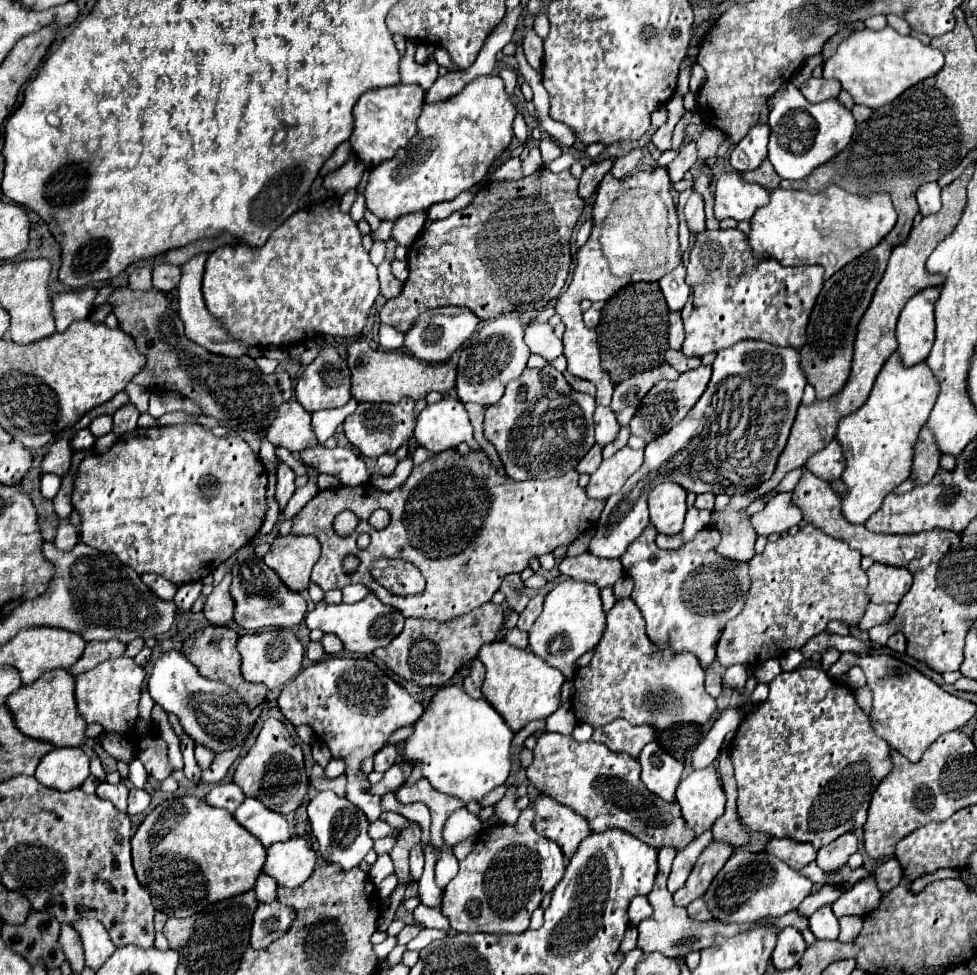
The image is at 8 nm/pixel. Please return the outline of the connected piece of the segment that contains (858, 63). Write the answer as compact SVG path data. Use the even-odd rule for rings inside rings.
M887 25L879 31L865 27L841 41L837 51L823 63L823 77L837 79L855 103L879 109L897 99L905 89L939 73L941 67L943 53L931 47L929 36L915 31L910 35L899 35Z

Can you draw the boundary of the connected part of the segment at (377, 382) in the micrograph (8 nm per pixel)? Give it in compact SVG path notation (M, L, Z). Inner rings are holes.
M353 341L347 345L347 365L351 371L351 393L355 401L361 403L397 403L403 397L411 397L413 401L425 399L427 393L437 391L437 393L447 393L449 389L455 387L455 367L441 363L441 365L431 365L423 363L417 357L411 357L403 351L383 351L383 349L371 349L365 341Z

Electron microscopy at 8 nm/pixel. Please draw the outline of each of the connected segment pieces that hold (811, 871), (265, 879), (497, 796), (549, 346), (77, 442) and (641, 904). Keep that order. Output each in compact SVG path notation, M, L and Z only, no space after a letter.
M811 863L811 865L805 865L799 873L803 873L805 877L809 877L813 883L817 883L817 885L823 885L825 883L825 875L823 875L823 871L817 867L817 863Z
M261 875L259 879L257 879L257 883L255 883L255 893L257 893L257 899L261 901L261 903L271 903L271 901L275 901L275 897L277 897L277 881L273 879L273 877L269 877L269 875Z
M501 785L497 788L495 788L493 791L488 793L479 803L482 808L495 805L498 803L505 795L506 791L508 789L508 786Z
M529 323L525 327L525 343L531 349L531 353L537 353L547 361L557 359L563 353L563 343L561 339L557 339L549 323Z
M83 429L83 431L79 431L79 433L75 435L71 449L73 449L73 451L85 451L85 449L91 449L91 447L95 445L95 441L97 441L97 437L95 437L89 429Z
M635 897L635 901L631 901L629 905L629 919L631 919L631 925L639 925L643 919L651 917L653 909L647 901L647 897Z

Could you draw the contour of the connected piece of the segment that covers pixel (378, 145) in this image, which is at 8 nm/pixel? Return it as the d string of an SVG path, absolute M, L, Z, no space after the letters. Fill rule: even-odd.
M391 85L381 89L371 89L353 107L355 129L349 139L355 155L367 165L375 167L387 159L391 159L397 149L405 147L409 139L417 133L417 117L423 107L423 89L419 85Z

